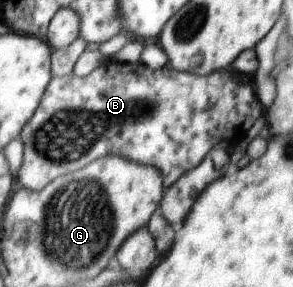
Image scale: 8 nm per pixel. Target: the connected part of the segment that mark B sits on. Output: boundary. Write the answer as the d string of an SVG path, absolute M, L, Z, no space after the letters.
M106 62L86 77L73 72L70 76L52 78L36 118L24 126L22 140L26 144L26 158L22 170L16 174L17 186L33 191L44 190L52 178L82 170L106 154L118 154L144 166L158 168L167 189L200 166L222 140L234 144L256 124L258 118L265 119L264 106L254 88L236 77L236 72L226 70L210 76L196 76L175 70L169 63L152 70L146 64Z

